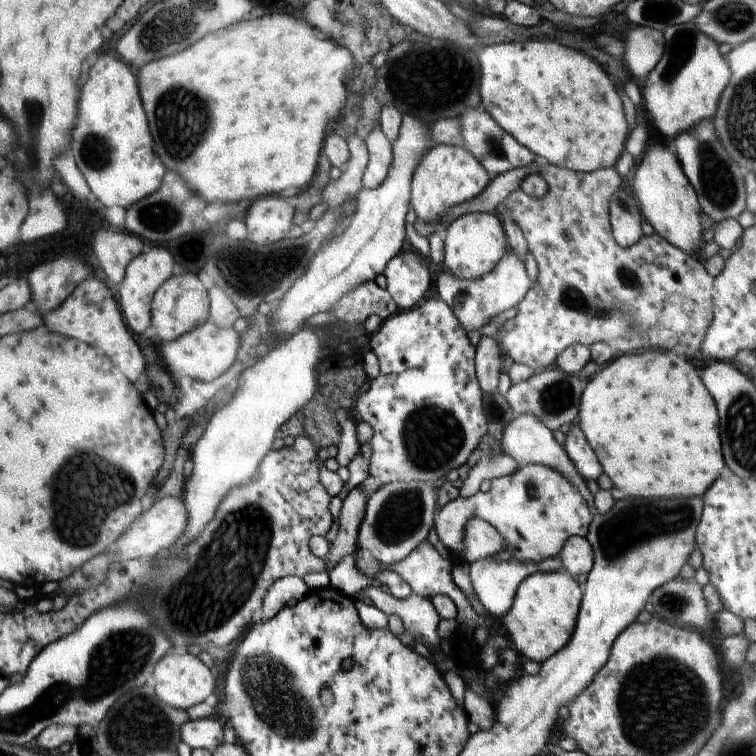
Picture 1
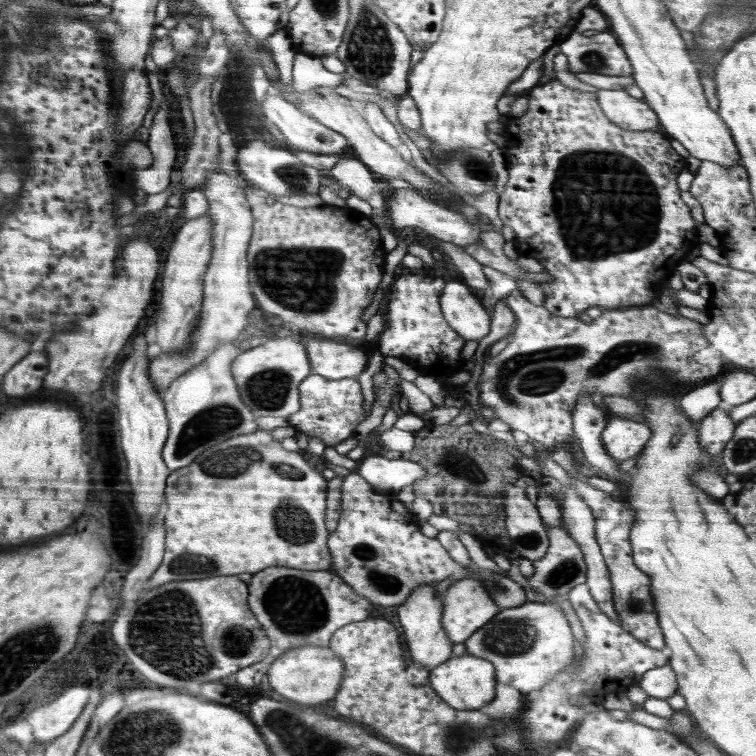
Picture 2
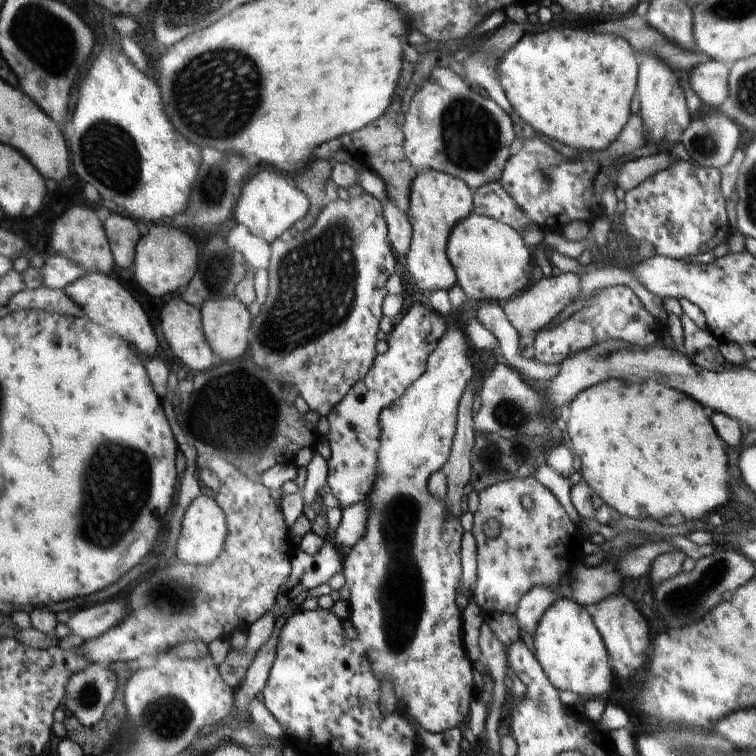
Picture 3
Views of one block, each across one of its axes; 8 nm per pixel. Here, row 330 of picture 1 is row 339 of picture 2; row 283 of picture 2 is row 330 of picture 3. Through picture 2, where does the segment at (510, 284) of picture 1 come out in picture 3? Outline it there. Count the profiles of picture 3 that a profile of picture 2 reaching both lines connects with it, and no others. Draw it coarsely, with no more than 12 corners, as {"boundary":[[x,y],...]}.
{"boundary":[[447,325],[340,510],[349,620],[398,711],[464,722],[459,518],[430,496],[476,371]]}

